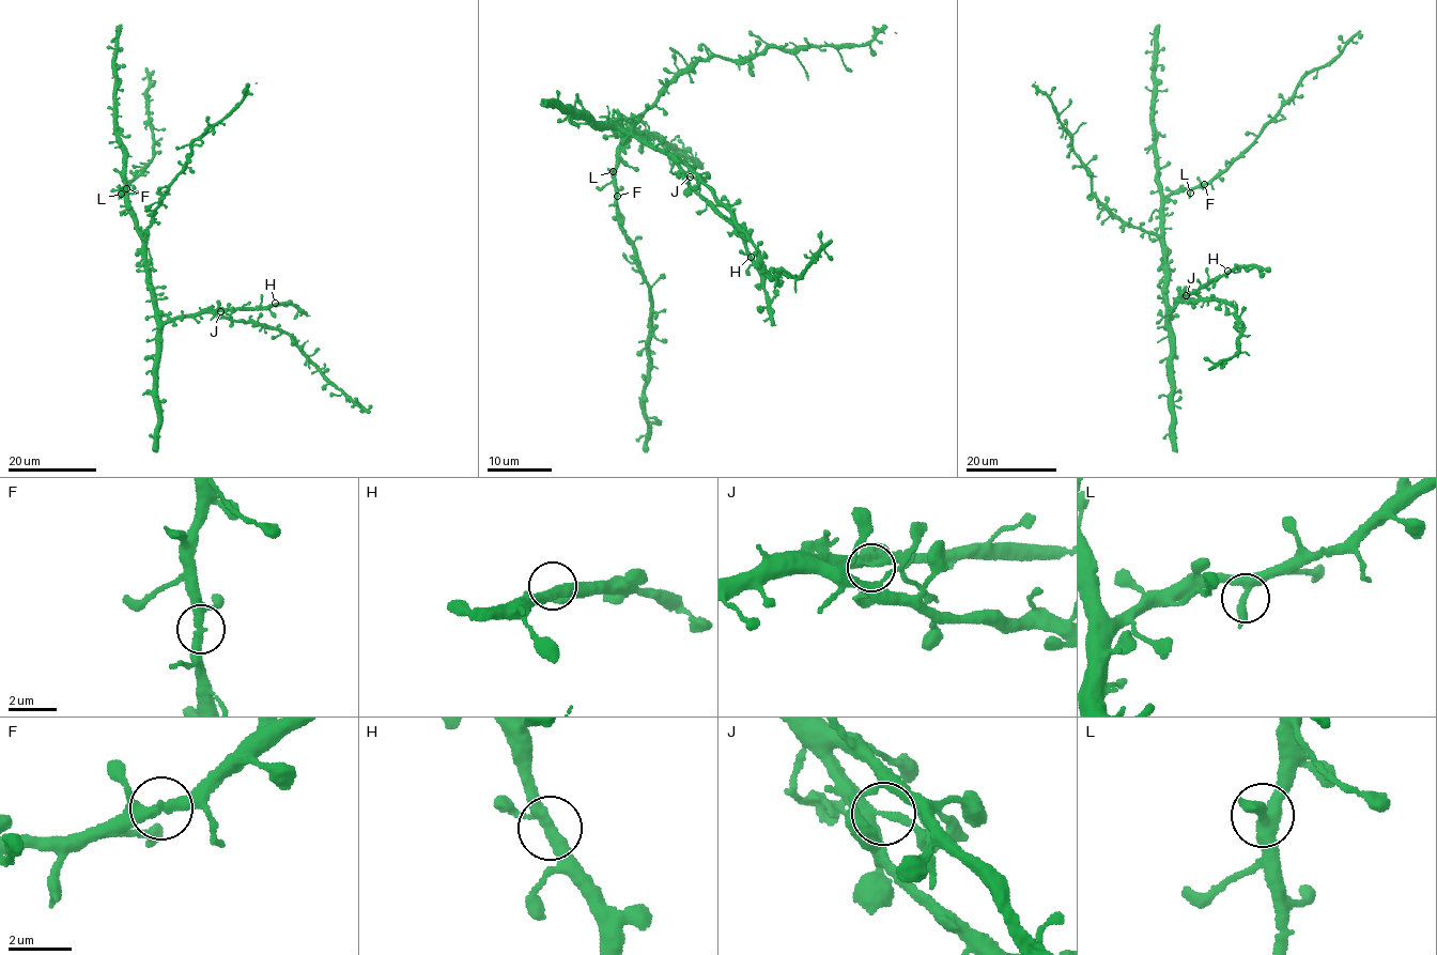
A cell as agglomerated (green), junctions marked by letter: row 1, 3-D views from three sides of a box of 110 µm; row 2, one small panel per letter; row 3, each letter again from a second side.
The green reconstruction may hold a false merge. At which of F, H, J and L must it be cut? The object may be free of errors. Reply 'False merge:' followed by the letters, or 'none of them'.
False merge: none of them

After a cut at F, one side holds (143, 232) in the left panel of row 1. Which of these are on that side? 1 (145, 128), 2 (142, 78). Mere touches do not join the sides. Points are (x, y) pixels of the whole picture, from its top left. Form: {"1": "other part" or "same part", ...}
{"1": "other part", "2": "other part"}

